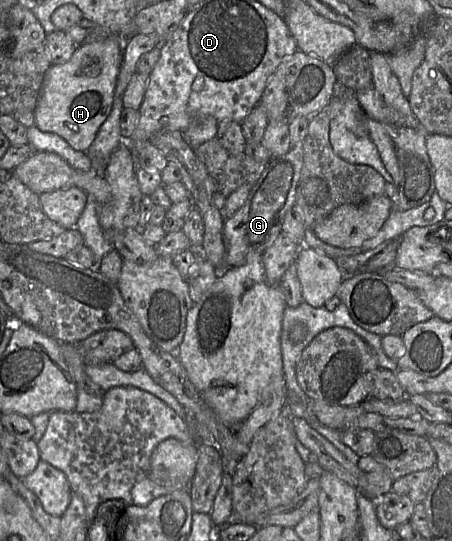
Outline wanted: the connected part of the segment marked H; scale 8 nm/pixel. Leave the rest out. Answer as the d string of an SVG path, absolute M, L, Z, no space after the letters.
M115 34L77 45L67 62L52 65L45 74L35 108L37 128L55 133L73 149L86 152L110 115L123 51L124 40Z

